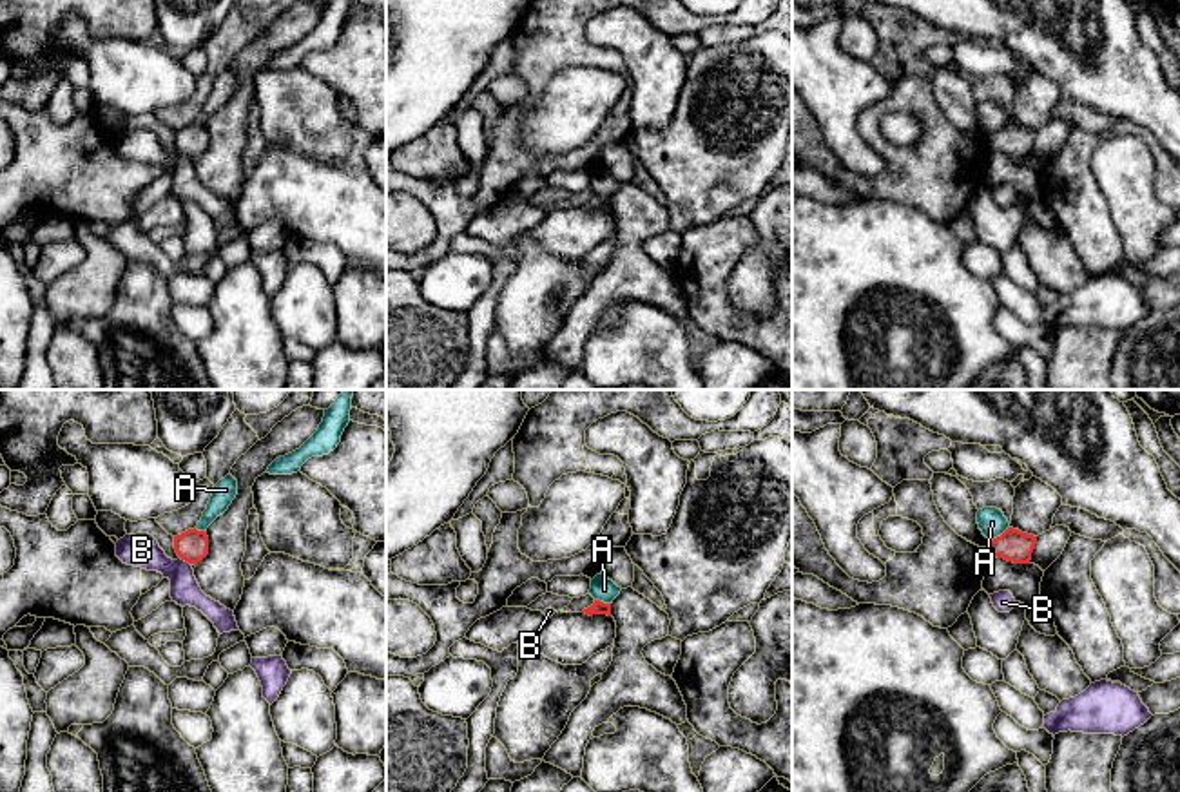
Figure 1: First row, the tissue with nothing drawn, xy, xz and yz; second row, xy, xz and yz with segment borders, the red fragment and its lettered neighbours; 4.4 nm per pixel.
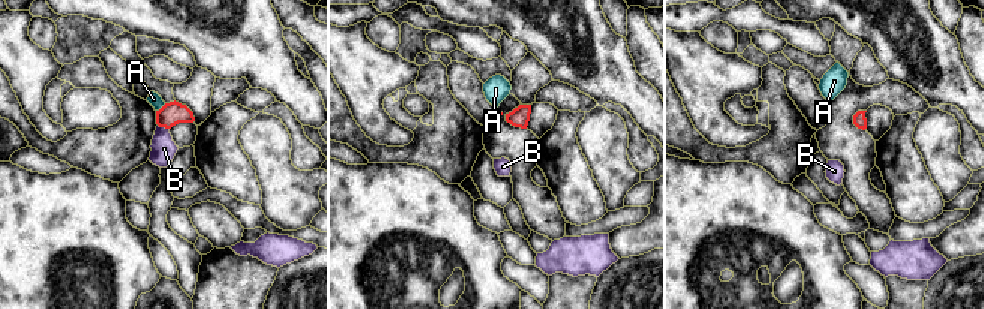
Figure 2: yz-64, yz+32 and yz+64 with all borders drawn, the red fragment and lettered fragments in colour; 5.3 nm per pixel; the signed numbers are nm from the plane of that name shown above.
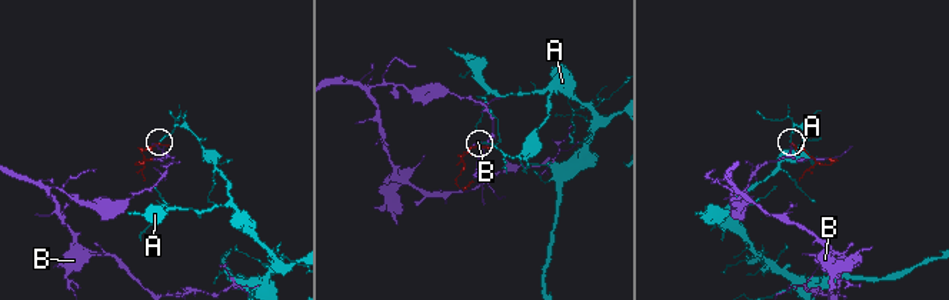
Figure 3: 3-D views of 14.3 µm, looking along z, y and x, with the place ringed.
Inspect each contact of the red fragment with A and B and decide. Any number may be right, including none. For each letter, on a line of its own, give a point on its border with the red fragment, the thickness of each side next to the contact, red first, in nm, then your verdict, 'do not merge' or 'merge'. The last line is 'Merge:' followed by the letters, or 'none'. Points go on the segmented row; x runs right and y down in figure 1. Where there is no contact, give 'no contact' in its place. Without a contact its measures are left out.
A: yz (997, 537) | 140/120 nm | do not merge
B: xy (185, 560) | 140/160 nm | do not merge
Merge: none

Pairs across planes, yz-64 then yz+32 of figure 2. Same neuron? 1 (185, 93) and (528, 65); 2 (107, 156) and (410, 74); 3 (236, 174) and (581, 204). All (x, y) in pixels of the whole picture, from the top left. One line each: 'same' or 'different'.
1: same
2: different
3: same

